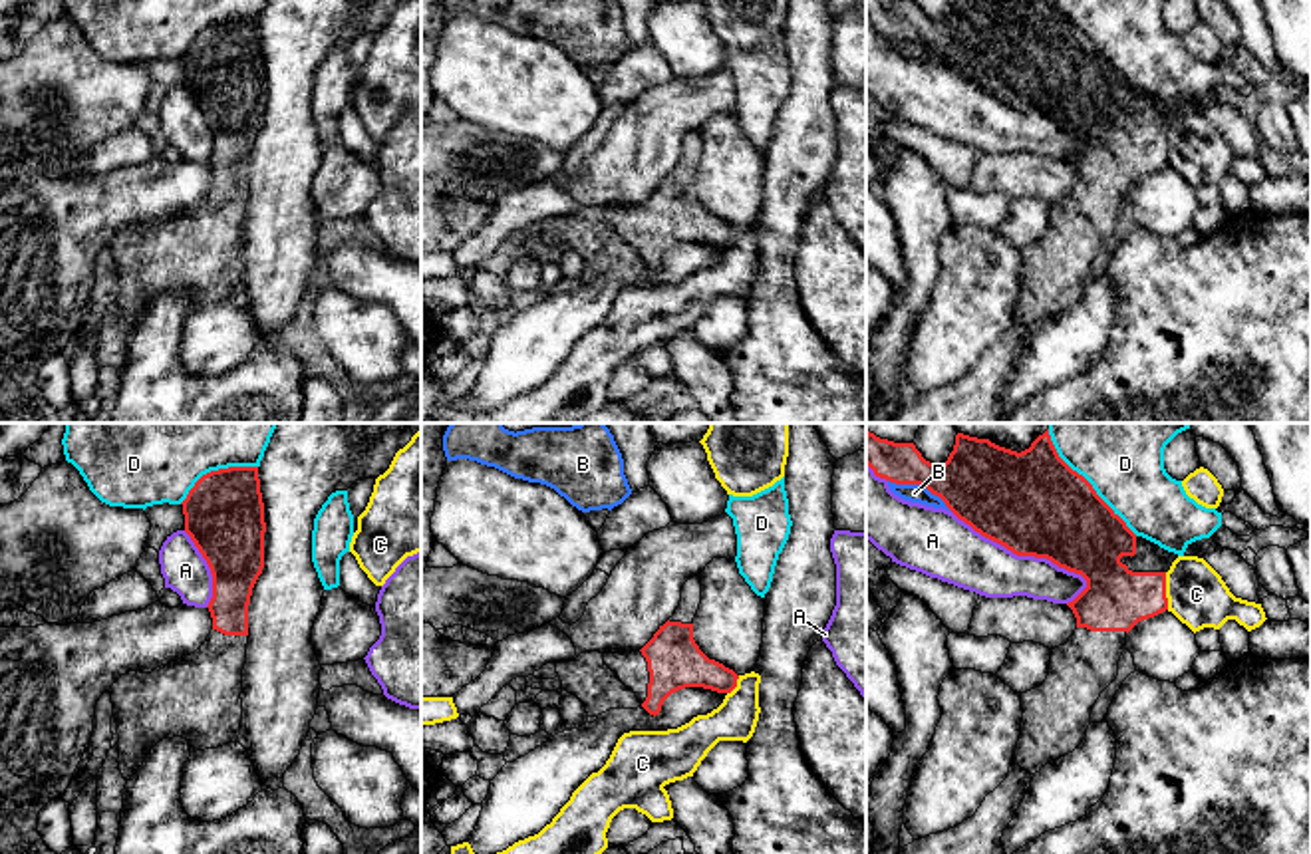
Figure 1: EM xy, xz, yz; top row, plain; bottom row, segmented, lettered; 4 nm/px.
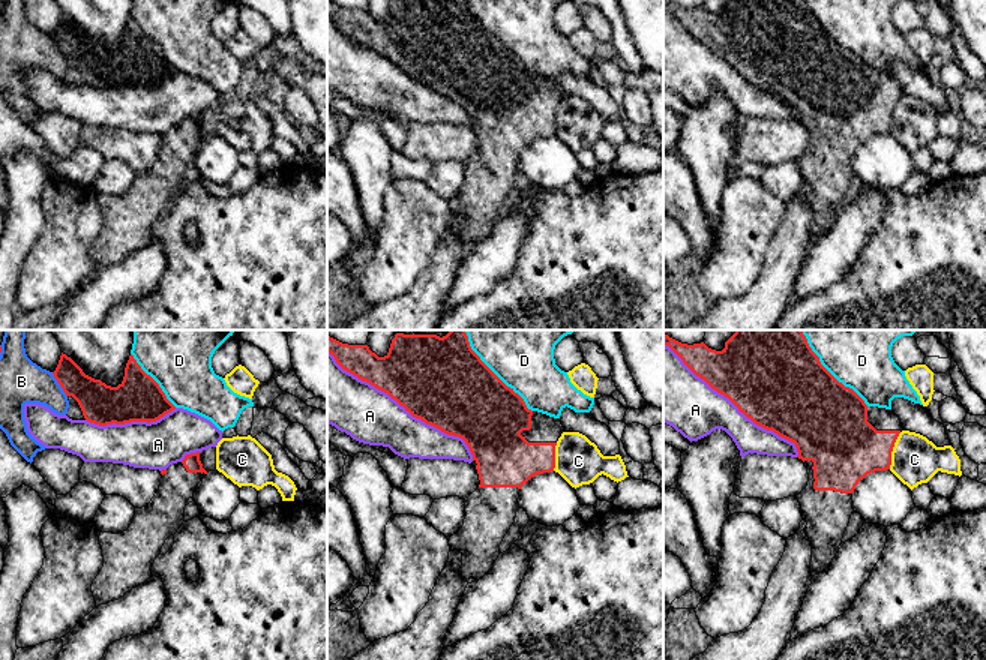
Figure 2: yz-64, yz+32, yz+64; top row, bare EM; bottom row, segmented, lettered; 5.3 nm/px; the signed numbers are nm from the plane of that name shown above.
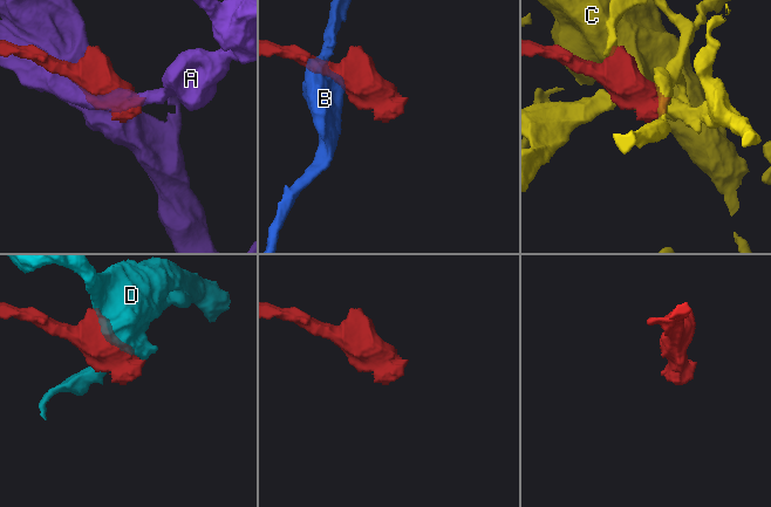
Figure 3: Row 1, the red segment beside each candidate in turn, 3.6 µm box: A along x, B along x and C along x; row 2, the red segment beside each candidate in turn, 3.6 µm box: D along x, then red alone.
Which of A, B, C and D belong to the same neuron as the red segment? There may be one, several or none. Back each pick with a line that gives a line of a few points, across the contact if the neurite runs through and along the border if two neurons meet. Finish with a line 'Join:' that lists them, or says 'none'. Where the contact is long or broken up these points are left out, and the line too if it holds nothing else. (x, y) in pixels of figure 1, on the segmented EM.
Join: none

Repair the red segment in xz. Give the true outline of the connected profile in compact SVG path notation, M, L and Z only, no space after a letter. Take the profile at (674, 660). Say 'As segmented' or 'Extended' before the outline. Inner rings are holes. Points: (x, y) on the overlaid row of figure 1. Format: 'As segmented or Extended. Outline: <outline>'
Extended. Outline: M689 578L673 616L638 651L604 653L620 681L636 693L650 715L659 715L663 701L685 687L731 693L739 675L709 659L693 640L693 618L701 604L701 578Z

